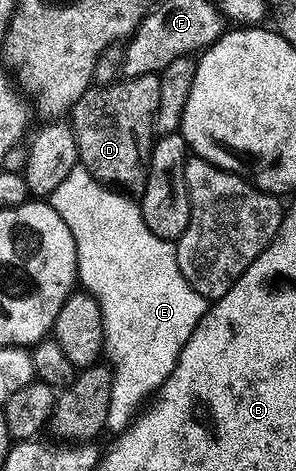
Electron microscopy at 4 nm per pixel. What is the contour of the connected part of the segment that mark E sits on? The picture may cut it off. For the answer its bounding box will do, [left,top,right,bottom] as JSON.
[49,166,209,434]

